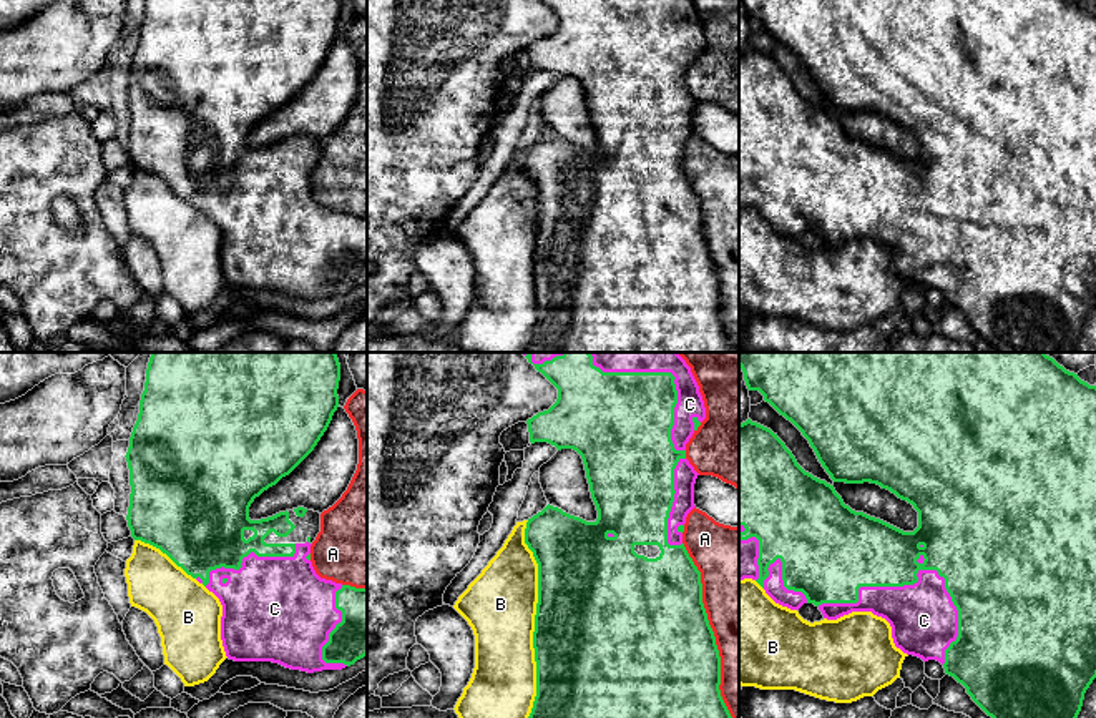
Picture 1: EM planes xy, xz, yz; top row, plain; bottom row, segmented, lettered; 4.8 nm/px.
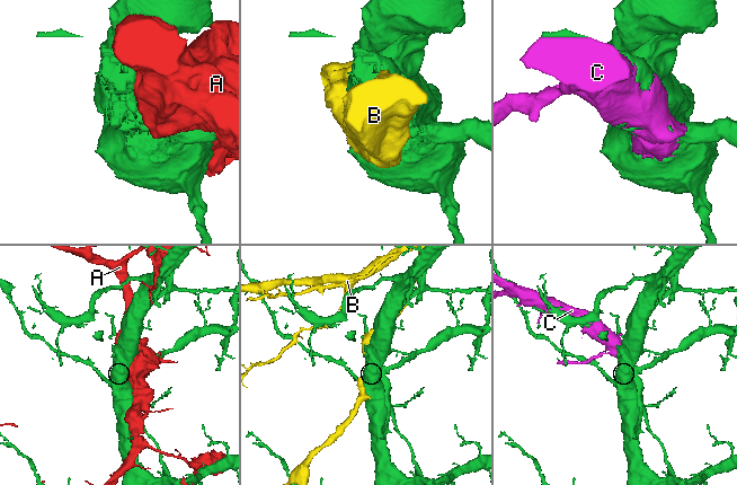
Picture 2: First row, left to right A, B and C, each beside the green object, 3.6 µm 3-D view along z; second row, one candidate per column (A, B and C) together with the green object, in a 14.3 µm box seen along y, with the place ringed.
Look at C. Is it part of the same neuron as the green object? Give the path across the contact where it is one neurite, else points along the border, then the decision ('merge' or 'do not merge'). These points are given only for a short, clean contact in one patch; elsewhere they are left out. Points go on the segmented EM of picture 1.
merge

